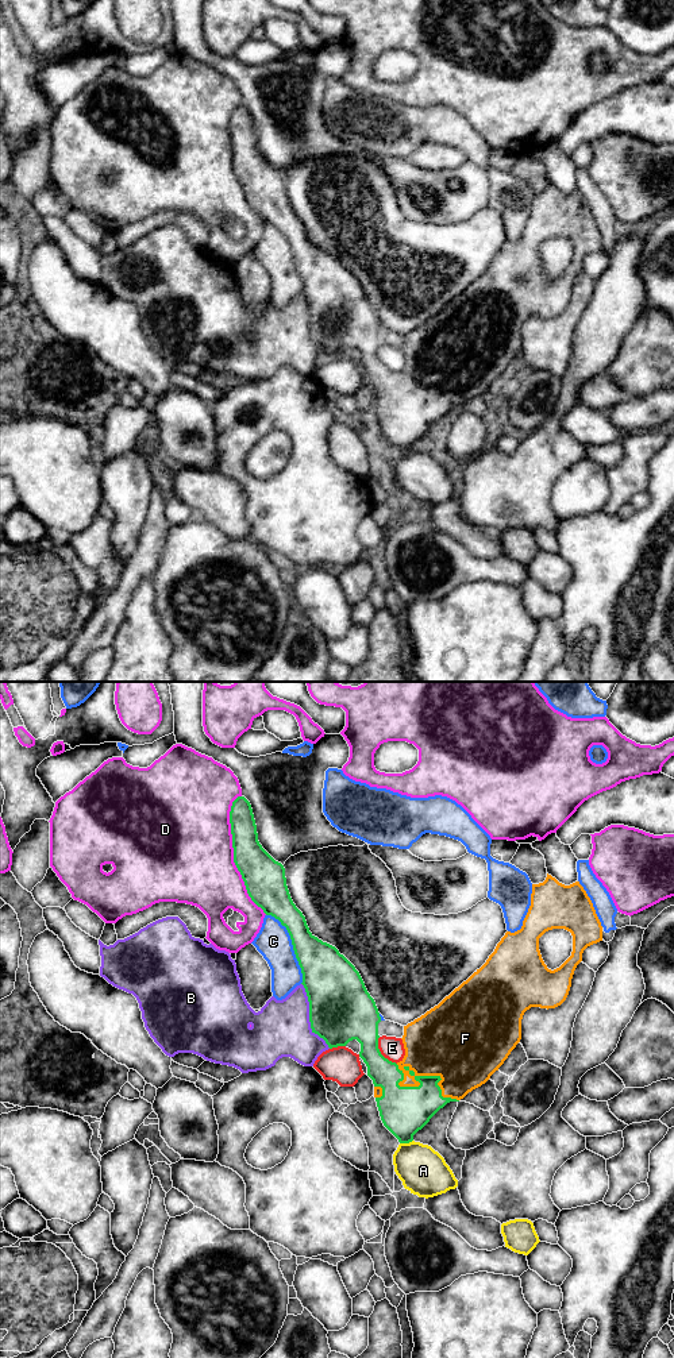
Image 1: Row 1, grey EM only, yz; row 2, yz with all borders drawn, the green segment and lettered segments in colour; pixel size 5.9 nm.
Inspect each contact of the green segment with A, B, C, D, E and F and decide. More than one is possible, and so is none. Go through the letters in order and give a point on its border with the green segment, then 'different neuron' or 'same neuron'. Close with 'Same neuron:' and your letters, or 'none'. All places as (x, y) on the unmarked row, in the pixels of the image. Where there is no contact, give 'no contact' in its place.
A: contact yz (405, 451); different neuron
B: contact yz (309, 326); different neuron
C: contact yz (293, 255); different neuron
D: contact yz (234, 164); different neuron
E: contact yz (380, 362); different neuron
F: contact yz (434, 385); same neuron
Same neuron: F

